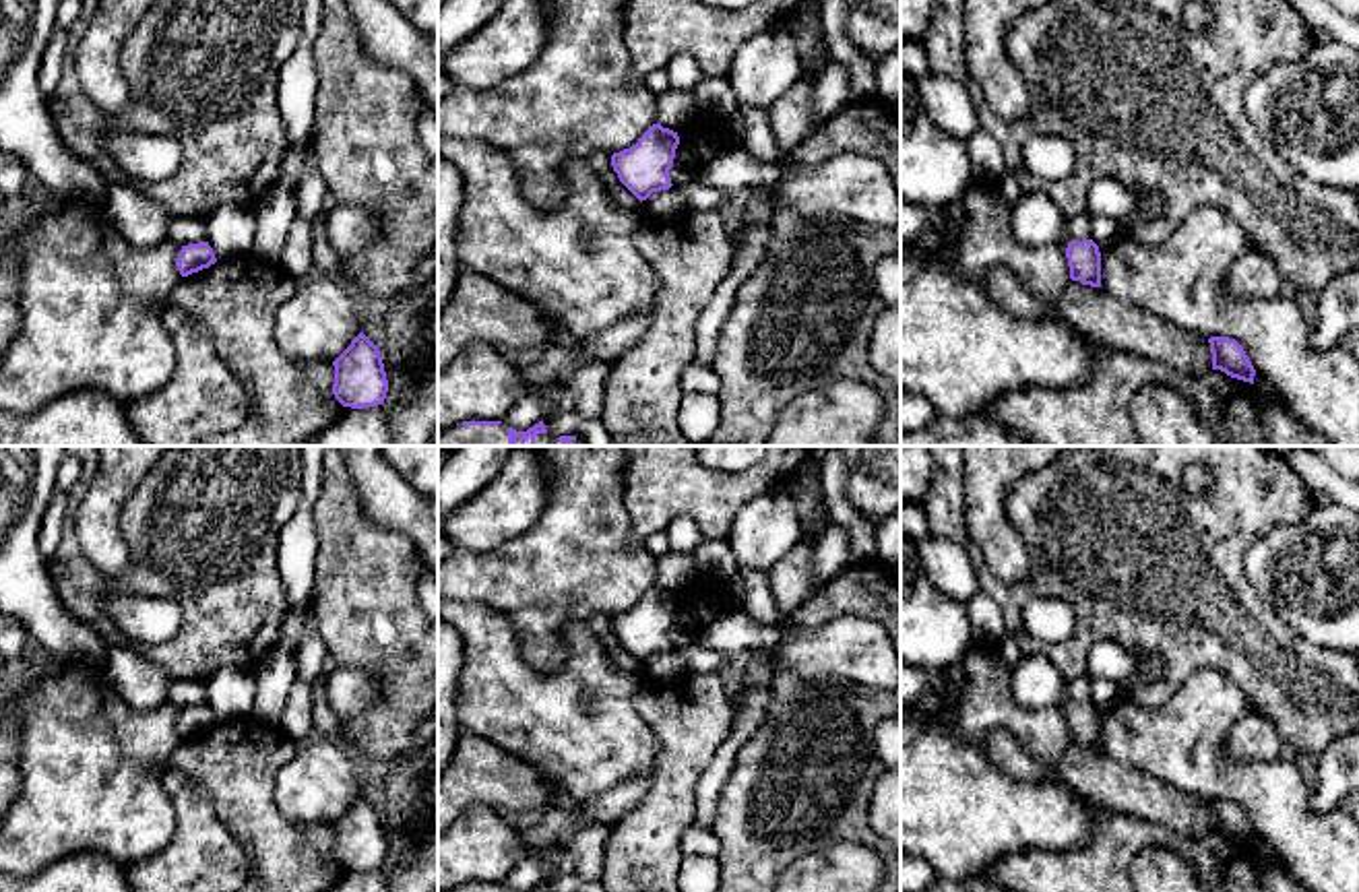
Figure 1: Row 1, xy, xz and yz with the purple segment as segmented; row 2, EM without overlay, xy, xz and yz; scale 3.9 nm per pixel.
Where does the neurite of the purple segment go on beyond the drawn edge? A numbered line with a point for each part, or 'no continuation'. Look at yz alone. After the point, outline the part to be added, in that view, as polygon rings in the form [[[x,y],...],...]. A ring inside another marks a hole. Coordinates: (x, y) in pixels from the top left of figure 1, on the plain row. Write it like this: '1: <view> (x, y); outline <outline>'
1: yz (1035, 680); outline [[[1022,655],[1012,669],[1012,696],[1029,710],[1060,706],[1068,710],[1074,702],[1068,698],[1068,679],[1043,655]]]

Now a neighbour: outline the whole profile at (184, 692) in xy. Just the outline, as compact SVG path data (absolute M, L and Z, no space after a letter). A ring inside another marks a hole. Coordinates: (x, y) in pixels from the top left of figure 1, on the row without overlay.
M176 679L169 692L169 702L182 708L204 704L204 681Z

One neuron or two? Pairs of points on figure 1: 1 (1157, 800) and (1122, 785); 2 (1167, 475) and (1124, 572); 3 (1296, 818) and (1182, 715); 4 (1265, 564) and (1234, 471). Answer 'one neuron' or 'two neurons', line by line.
1: one neuron
2: one neuron
3: one neuron
4: two neurons

